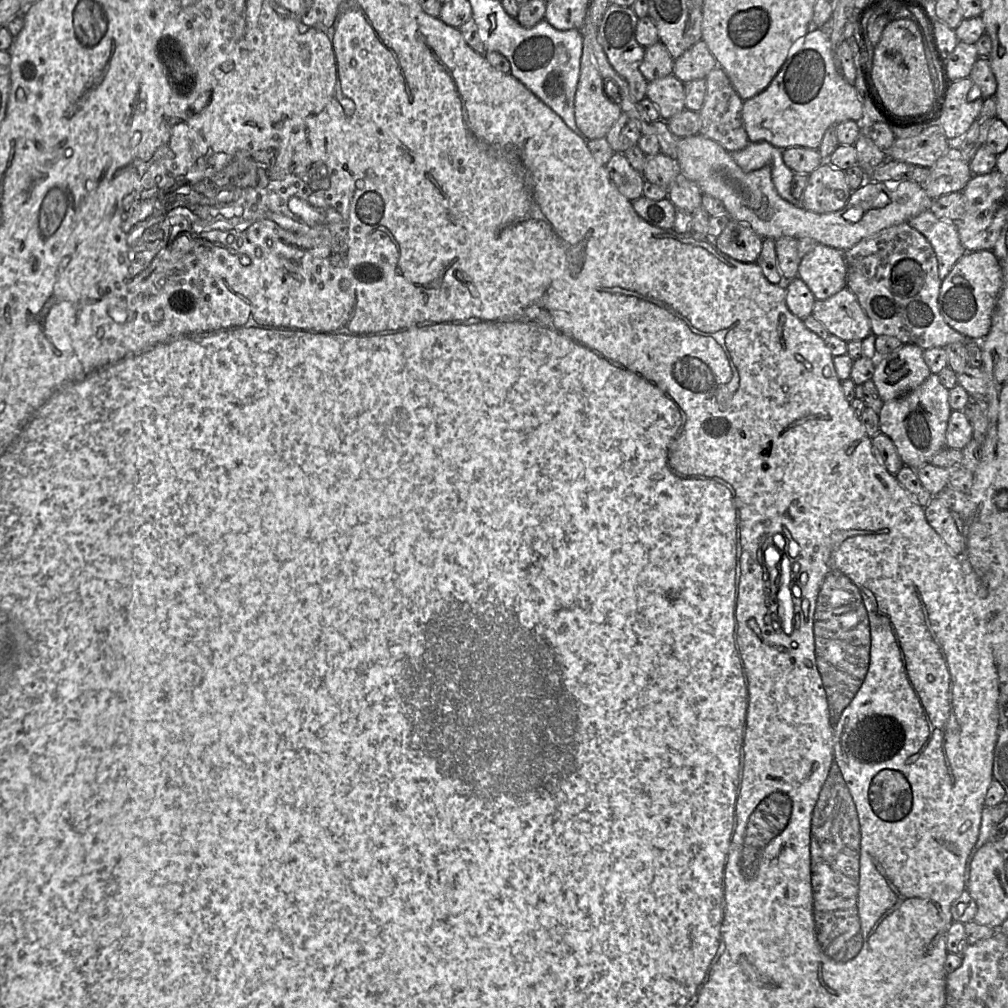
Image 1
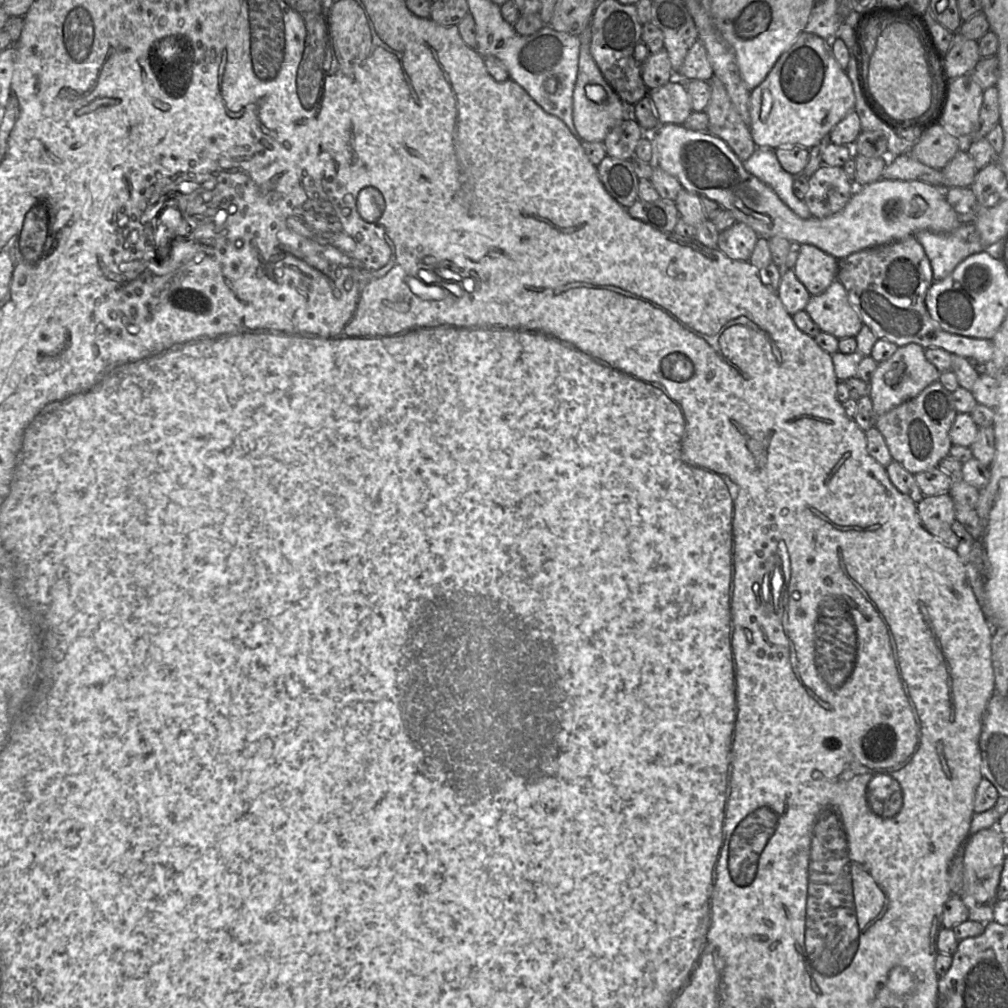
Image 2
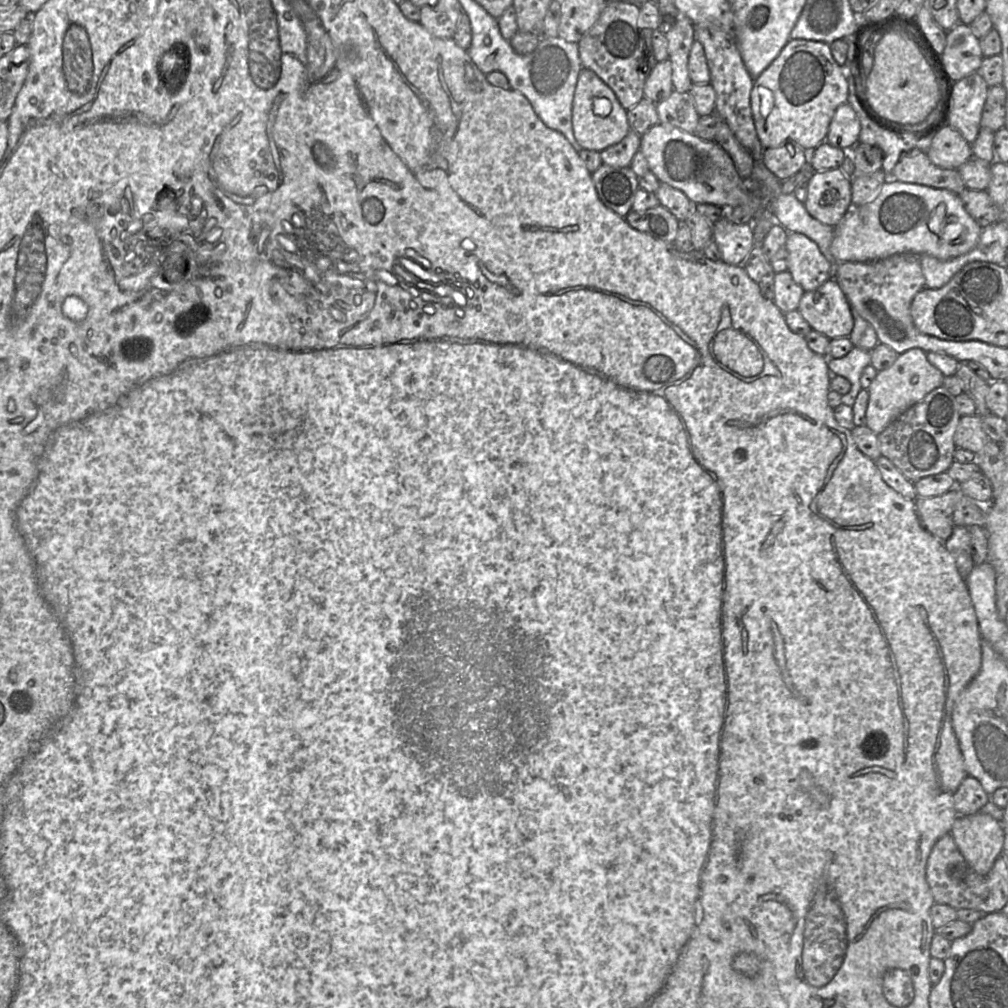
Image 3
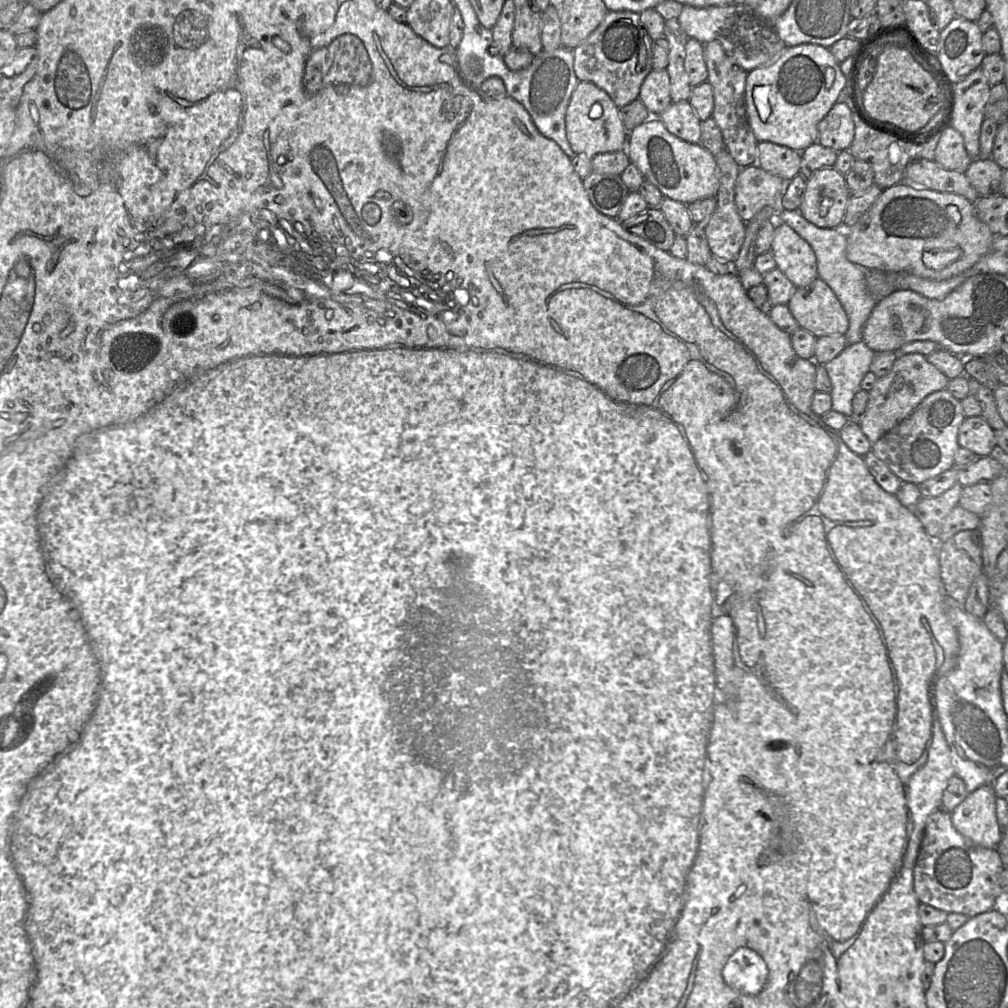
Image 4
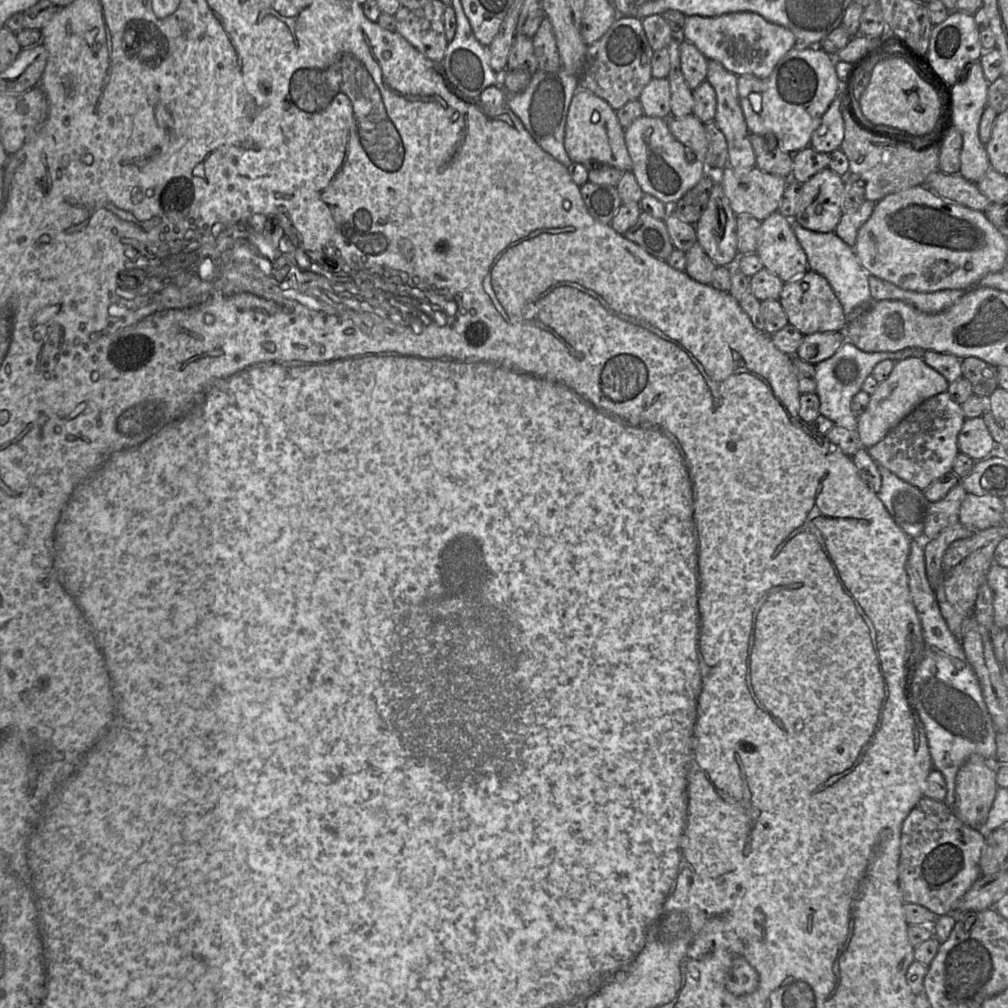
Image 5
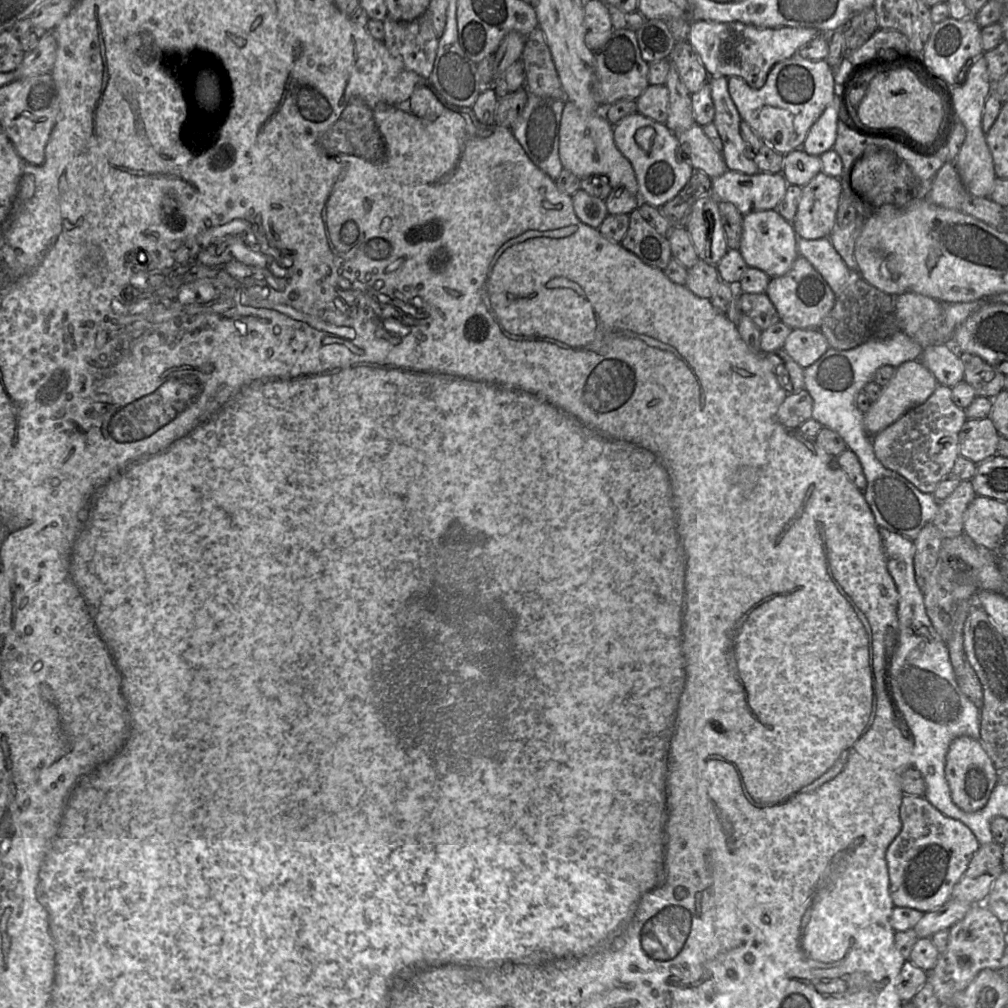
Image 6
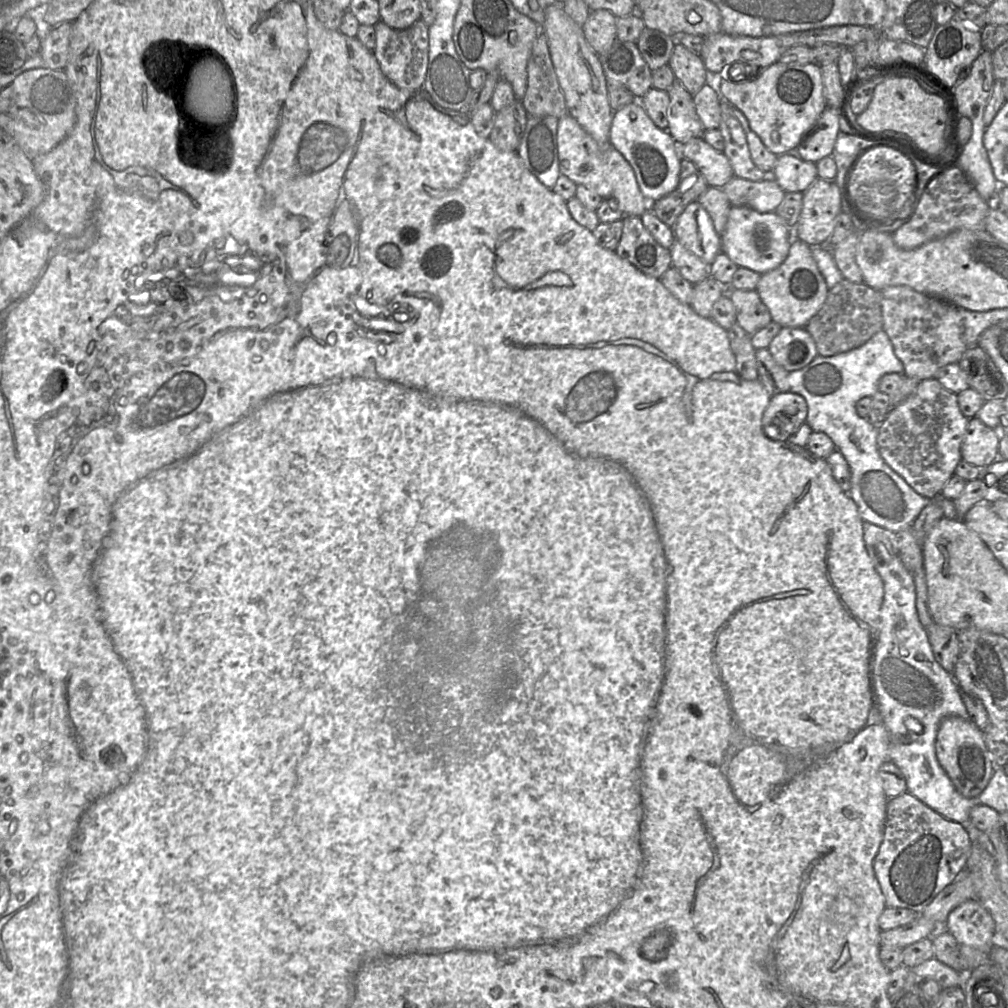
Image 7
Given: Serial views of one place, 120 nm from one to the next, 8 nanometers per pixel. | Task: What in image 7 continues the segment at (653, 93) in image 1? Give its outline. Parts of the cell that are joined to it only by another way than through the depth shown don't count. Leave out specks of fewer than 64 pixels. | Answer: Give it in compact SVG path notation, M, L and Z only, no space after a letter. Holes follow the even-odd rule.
M702 137L692 138L679 145L679 153L696 166L710 187L721 188L734 177L724 153L715 150Z

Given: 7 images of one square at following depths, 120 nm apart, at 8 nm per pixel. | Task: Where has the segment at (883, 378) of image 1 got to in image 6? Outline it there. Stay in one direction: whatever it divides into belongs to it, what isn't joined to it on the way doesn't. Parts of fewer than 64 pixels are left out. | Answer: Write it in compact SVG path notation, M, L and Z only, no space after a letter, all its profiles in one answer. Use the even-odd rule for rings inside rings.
M920 360L902 363L895 370L894 376L887 385L882 387L881 395L876 402L871 403L863 415L863 423L867 433L873 437L897 421L910 409L924 403L935 391L939 383L934 375Z

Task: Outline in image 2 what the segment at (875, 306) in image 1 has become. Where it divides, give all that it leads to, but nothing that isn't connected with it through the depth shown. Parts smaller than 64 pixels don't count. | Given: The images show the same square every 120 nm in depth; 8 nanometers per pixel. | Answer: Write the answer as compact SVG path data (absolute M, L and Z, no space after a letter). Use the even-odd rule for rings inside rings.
M915 235L905 237L899 241L874 246L854 252L838 261L837 279L842 283L848 294L849 302L860 314L878 339L885 339L895 343L898 347L909 343L916 343L925 349L943 348L951 354L965 358L977 358L984 363L991 363L994 354L992 340L960 336L944 331L938 322L929 314L925 298L927 291L934 282L933 271L929 258Z

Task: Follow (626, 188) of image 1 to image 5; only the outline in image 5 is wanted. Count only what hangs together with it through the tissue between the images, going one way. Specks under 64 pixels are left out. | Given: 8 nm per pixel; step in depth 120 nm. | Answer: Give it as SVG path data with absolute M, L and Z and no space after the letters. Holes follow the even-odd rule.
M587 181L580 186L580 192L589 214L603 224L609 224L622 205L615 186Z

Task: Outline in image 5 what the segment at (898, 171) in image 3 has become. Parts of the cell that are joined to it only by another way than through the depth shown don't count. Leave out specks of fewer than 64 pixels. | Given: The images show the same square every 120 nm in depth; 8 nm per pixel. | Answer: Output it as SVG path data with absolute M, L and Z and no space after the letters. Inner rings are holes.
M940 170L930 173L924 183L939 197L970 209L984 212L990 201L970 182L958 174L946 174Z

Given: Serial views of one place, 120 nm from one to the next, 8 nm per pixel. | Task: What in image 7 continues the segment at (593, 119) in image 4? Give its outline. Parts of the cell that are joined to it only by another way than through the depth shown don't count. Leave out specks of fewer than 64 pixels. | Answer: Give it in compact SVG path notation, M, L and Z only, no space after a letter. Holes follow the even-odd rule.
M568 113L558 119L557 154L559 171L576 185L581 184L596 192L602 199L615 198L624 215L638 216L648 210L648 201L642 195L636 181L634 171L622 154L608 141L599 146L598 143L579 125L577 120Z

